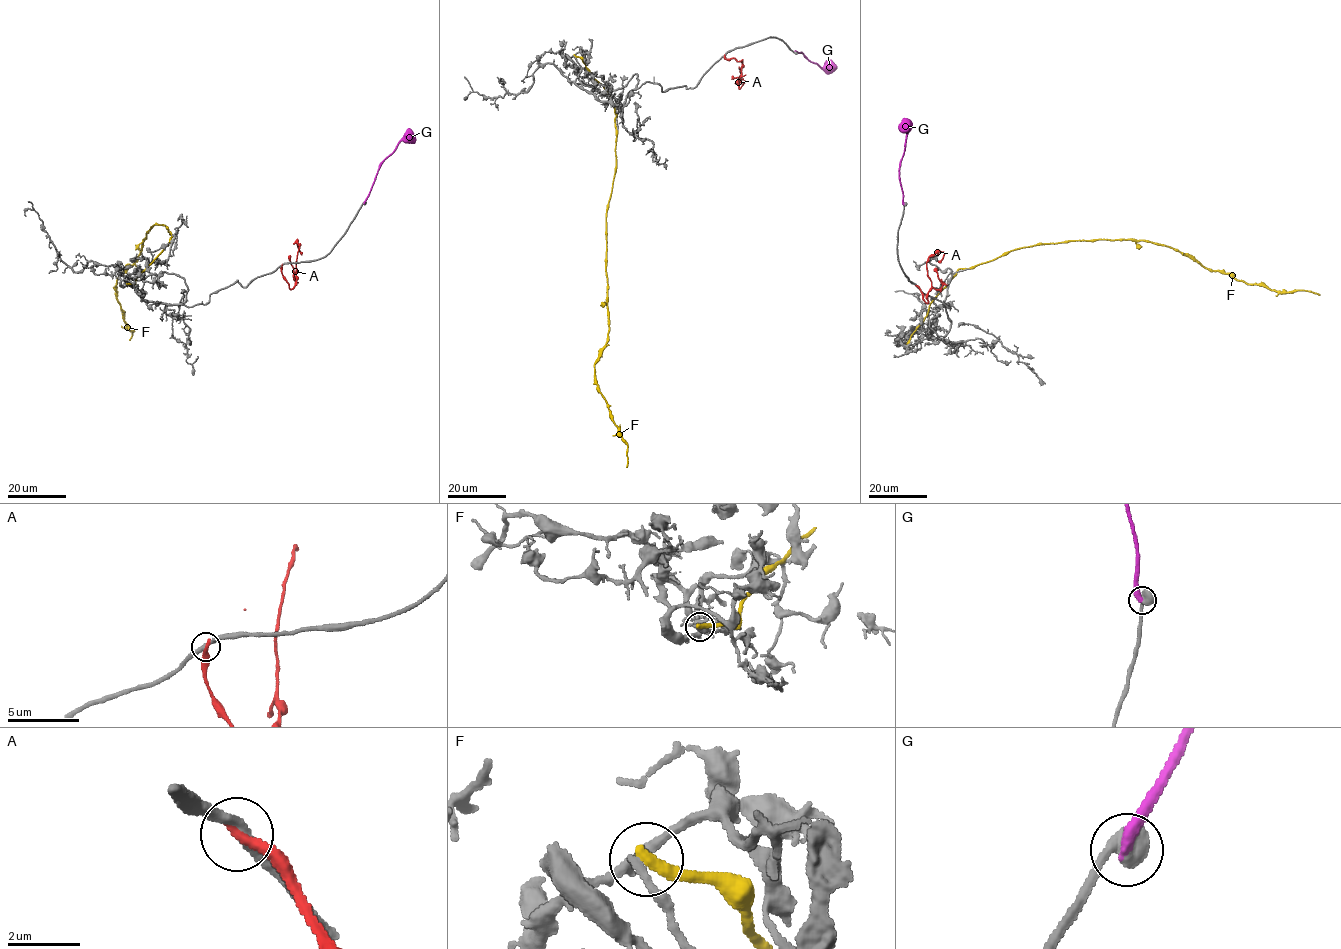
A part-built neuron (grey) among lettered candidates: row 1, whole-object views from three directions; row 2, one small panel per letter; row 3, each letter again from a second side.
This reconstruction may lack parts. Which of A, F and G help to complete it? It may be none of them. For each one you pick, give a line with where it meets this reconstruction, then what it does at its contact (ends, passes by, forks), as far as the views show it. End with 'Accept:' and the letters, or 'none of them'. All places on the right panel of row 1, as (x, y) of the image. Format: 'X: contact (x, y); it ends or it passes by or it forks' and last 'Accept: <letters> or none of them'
G: contact (904, 204); it ends
Accept: G

